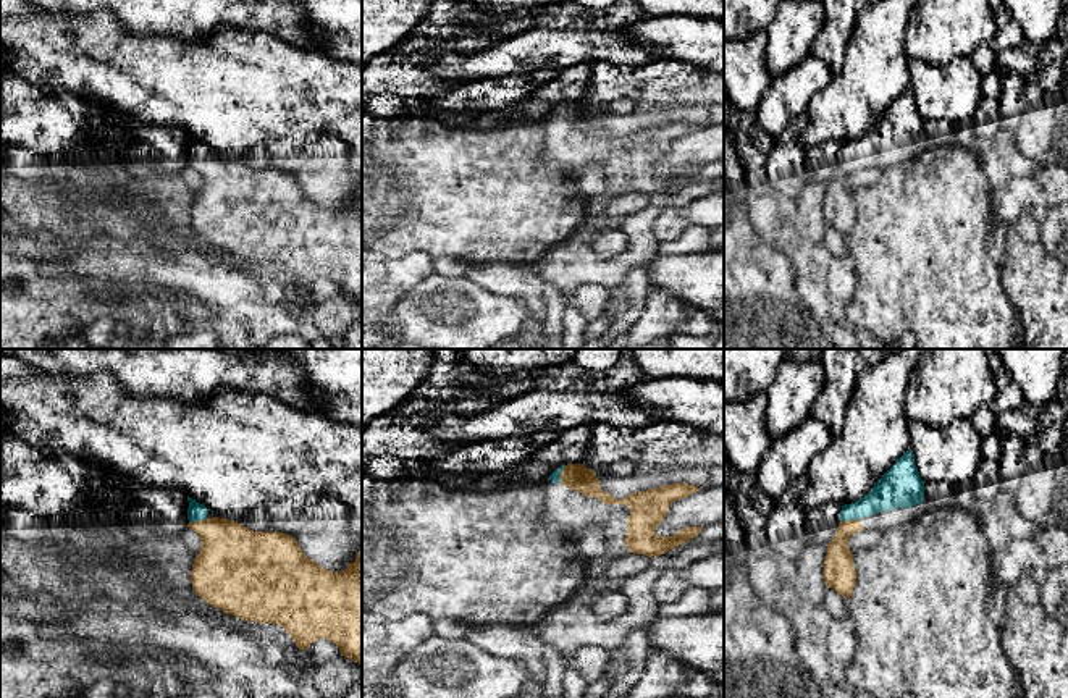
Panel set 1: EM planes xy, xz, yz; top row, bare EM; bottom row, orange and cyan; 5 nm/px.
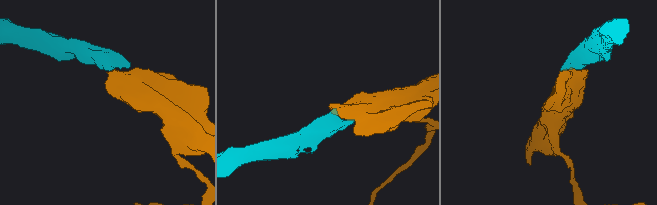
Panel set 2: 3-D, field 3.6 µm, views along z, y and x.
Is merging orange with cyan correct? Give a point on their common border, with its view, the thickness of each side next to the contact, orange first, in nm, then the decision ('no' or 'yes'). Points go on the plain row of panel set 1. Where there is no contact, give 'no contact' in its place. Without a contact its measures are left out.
xy (199, 159) | 340/90 nm | yes

